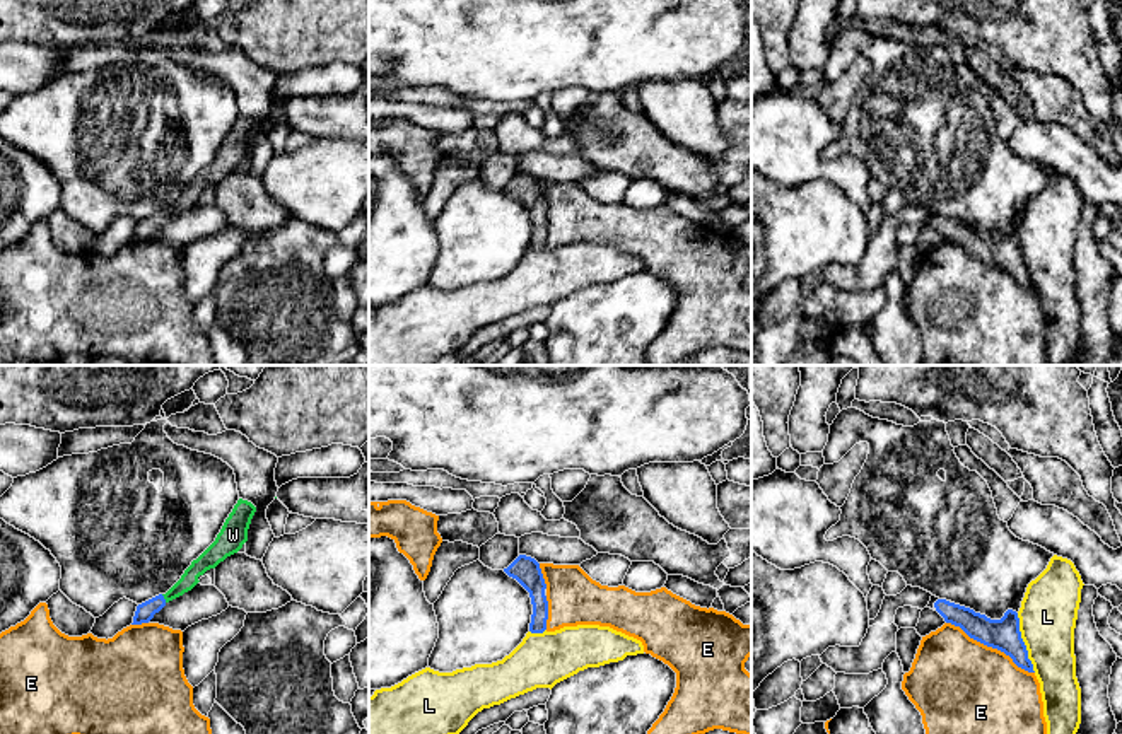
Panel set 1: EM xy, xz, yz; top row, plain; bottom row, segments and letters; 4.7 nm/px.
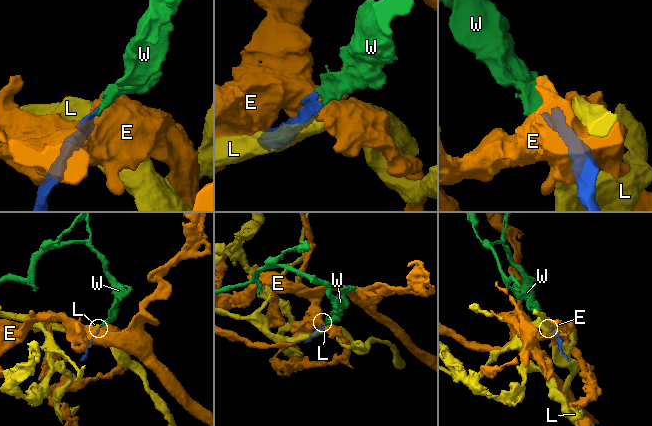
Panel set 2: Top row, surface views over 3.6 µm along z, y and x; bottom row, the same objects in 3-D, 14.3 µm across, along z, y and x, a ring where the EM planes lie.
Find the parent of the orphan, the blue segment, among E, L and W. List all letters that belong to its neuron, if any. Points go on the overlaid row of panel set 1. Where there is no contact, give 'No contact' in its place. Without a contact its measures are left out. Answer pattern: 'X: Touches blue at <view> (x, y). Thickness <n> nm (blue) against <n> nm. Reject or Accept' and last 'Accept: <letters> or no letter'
E: Touches blue at yz (991, 646). Thickness 150 nm (blue) against 440 nm. Reject
L: Touches blue at yz (1023, 642). Thickness 150 nm (blue) against 280 nm. Reject
W: Touches blue at xy (163, 598). Thickness 90 nm (blue) against 80 nm. Accept
Accept: W

